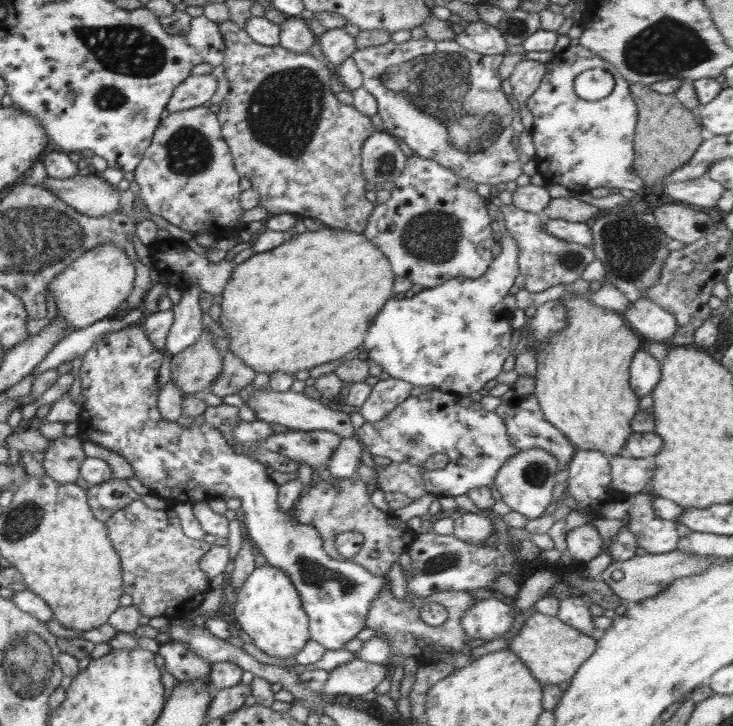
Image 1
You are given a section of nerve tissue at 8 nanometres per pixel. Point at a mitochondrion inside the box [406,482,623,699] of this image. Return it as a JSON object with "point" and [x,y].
{"point":[442,562]}

